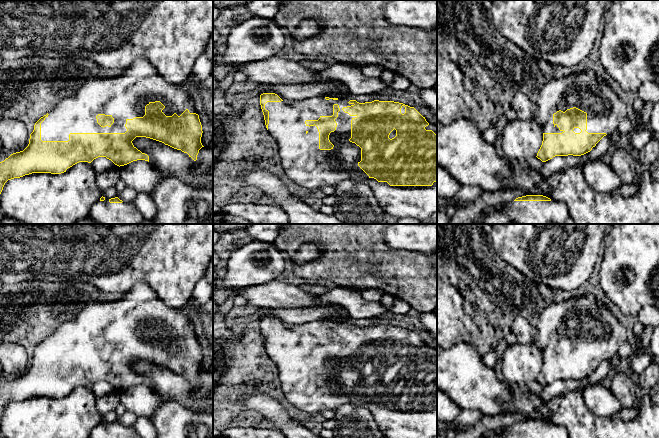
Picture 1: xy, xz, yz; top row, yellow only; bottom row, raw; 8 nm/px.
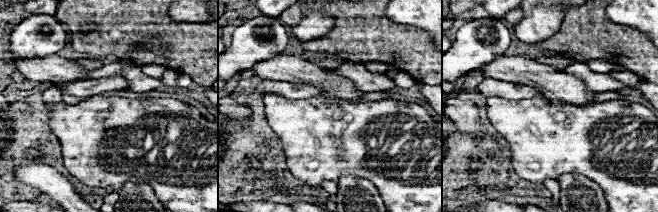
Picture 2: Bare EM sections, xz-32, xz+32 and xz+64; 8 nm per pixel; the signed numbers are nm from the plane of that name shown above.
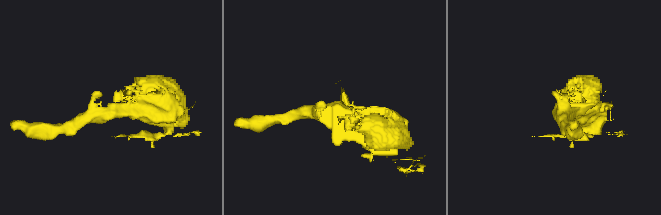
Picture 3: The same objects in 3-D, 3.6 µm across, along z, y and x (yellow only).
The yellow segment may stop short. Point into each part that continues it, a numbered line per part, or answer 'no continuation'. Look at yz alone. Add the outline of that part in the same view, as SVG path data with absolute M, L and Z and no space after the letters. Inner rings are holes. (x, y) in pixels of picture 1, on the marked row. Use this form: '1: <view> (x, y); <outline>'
1: yz (583, 89); M579 70L567 76L555 75L541 88L535 103L536 111L533 119L541 127L543 133L562 133L557 125L553 124L553 114L561 110L576 107L587 113L587 132L606 133L611 135L619 122L627 117L626 103L592 70Z

